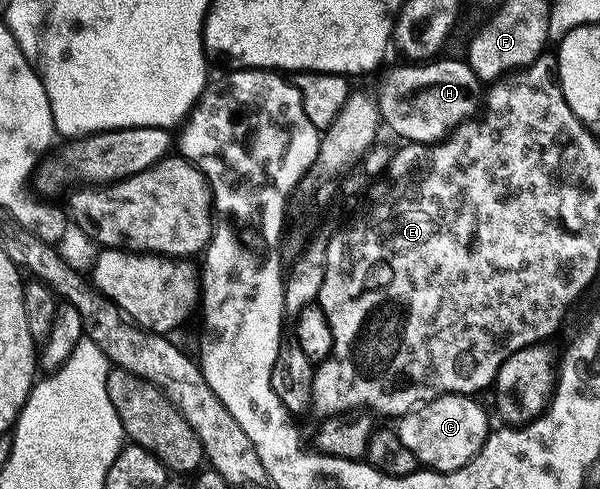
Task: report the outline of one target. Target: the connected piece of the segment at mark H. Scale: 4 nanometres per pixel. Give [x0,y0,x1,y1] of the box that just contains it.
[375,59,483,144]

